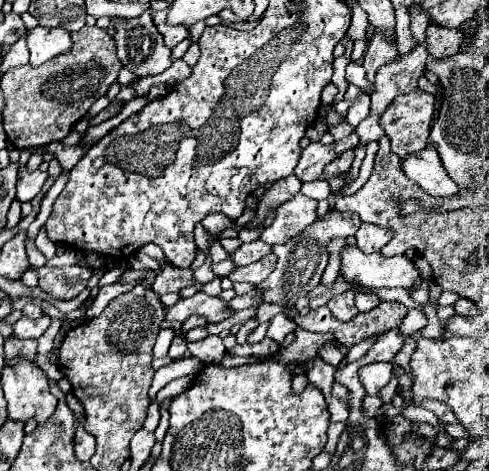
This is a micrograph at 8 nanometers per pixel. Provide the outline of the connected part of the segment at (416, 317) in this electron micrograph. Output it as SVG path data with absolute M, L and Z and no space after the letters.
M410 309L399 328L403 337L407 338L424 328L427 323L427 317L422 310Z

